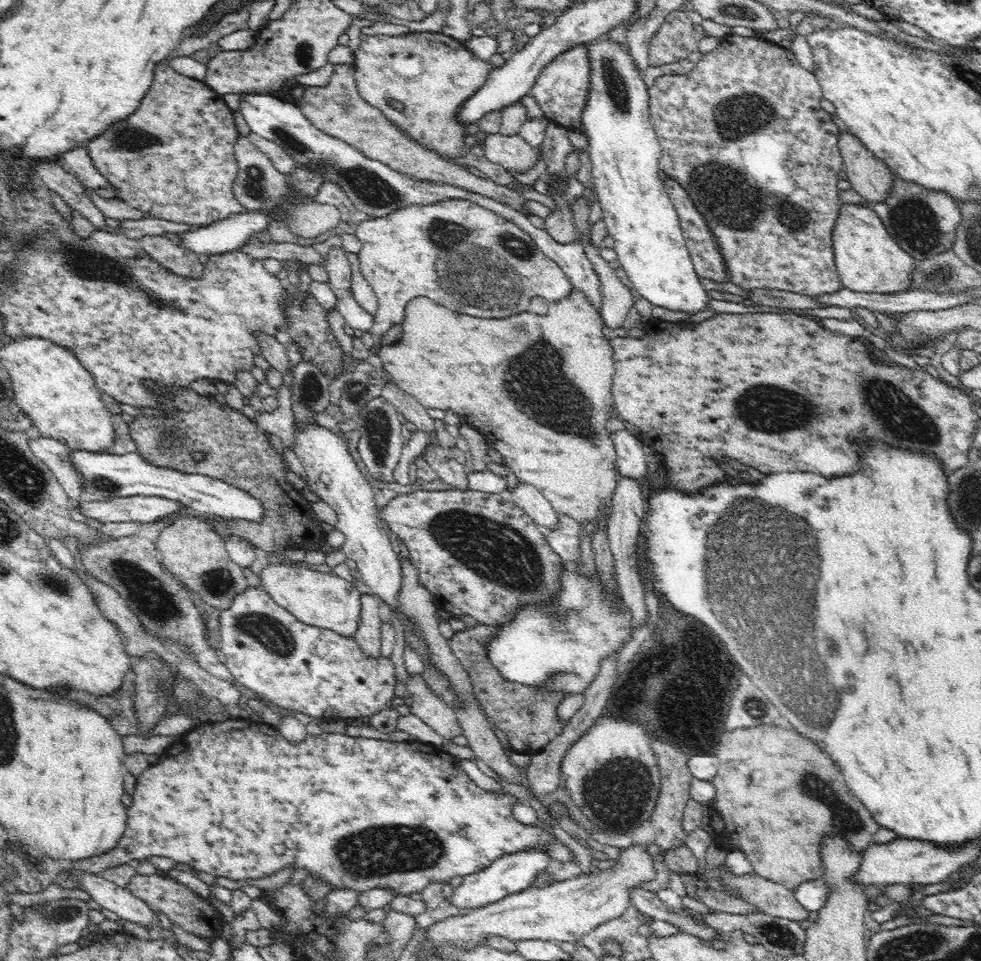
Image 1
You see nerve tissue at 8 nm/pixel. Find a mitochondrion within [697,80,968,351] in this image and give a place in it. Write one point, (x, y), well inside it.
(919, 227)

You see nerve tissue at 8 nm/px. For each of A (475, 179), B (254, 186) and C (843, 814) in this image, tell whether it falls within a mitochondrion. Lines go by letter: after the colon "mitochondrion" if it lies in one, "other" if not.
A: other
B: mitochondrion
C: mitochondrion

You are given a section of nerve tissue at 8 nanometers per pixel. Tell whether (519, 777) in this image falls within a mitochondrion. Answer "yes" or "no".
no

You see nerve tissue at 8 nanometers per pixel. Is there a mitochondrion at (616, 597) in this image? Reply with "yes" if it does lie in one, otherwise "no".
no

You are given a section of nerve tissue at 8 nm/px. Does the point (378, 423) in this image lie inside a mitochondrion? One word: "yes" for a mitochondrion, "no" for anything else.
yes

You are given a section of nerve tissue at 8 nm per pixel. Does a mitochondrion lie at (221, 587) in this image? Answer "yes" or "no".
yes

